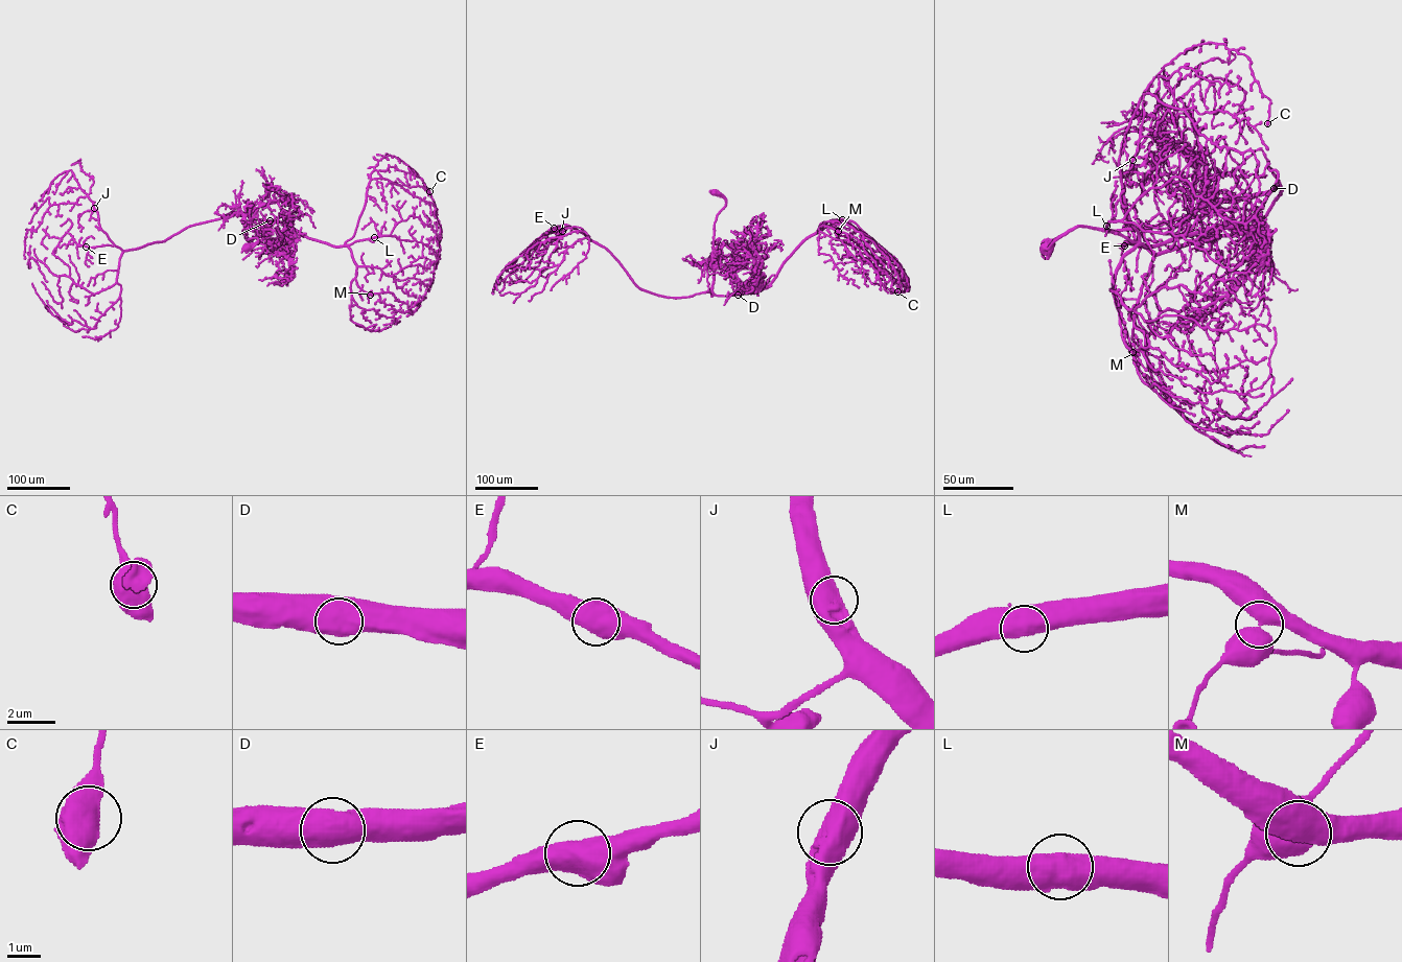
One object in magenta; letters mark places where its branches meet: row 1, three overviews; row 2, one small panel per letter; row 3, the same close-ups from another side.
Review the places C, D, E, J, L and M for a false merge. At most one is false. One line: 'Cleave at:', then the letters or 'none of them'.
Cleave at: none of them

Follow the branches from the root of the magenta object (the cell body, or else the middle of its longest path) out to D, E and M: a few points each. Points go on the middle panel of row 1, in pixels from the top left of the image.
D: (714, 192), (725, 200), (726, 205), (715, 223), (713, 290), (717, 295), (738, 295)
E: (714, 192), (726, 205), (715, 223), (711, 296), (668, 298), (643, 290), (604, 248), (567, 225), (554, 228)
M: (714, 192), (726, 202), (715, 223), (710, 265), (713, 290), (717, 295), (763, 289), (822, 223), (838, 231)

